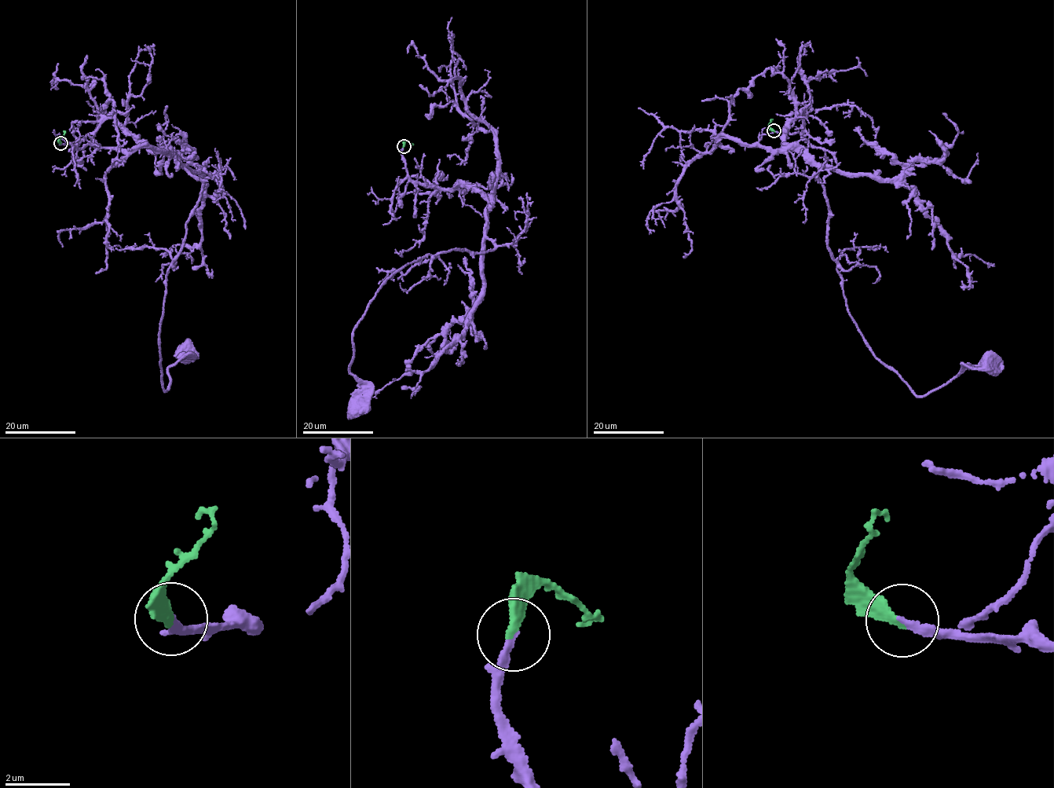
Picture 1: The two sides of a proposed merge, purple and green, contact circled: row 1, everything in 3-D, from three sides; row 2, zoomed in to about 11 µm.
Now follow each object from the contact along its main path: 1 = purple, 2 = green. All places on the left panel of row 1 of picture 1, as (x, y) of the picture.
1: (60, 143), (115, 119), (202, 181), (166, 279), (165, 390), (169, 367), (185, 352)
2: (60, 143), (60, 137), (64, 131)

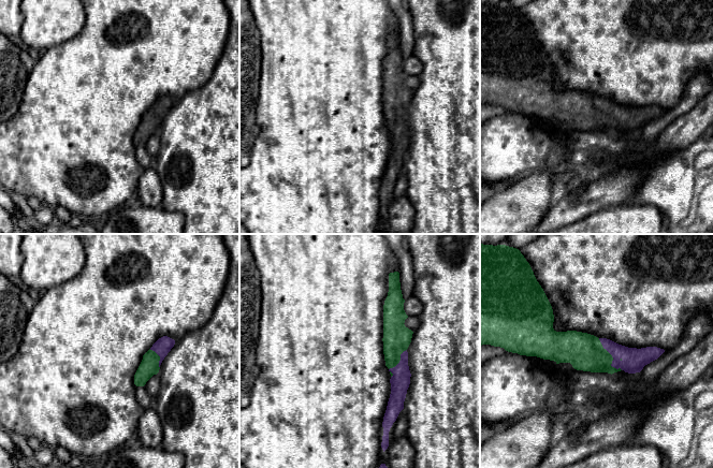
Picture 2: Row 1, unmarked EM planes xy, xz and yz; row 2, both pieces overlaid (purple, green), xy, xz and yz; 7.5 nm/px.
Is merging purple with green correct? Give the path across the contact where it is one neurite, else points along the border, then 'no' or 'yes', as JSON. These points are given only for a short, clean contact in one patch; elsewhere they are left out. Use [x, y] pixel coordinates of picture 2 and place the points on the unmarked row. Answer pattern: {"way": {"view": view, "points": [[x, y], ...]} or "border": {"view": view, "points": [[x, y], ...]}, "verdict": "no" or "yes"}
{"verdict": "yes"}

